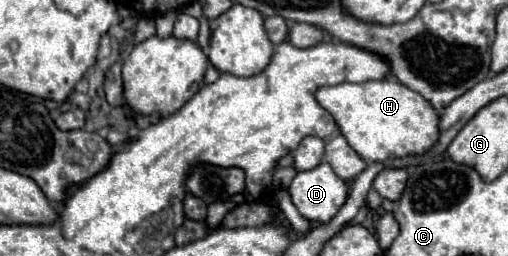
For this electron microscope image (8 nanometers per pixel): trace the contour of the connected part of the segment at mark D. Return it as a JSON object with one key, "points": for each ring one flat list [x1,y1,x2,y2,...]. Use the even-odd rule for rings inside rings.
{"points":[[321,162,317,168,297,172,289,186,289,194,297,210,317,224,327,224,347,200,347,184]]}

